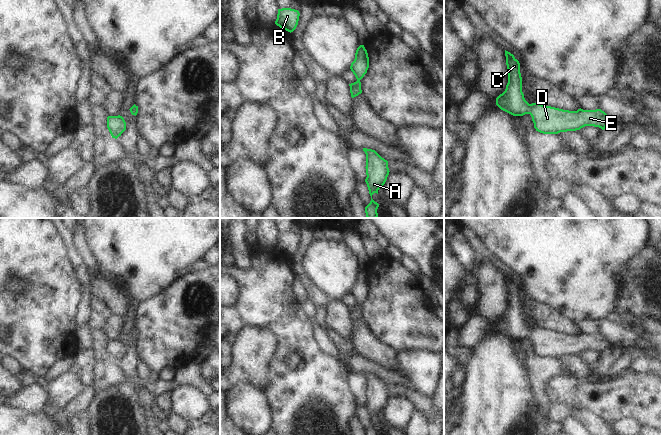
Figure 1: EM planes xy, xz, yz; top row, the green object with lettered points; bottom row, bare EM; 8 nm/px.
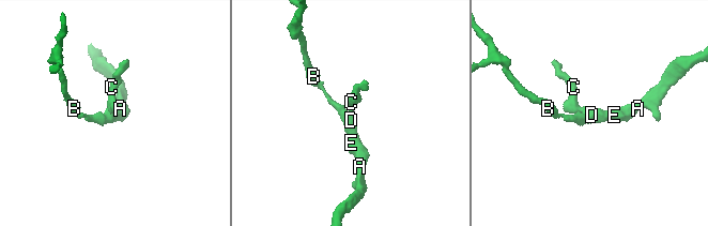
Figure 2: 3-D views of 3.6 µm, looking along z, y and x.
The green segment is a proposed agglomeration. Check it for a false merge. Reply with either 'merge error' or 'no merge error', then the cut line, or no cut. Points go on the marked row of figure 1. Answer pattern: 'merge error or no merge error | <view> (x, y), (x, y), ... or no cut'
no merge error | no cut

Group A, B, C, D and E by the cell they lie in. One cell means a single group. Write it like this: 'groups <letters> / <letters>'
groups A B C D E

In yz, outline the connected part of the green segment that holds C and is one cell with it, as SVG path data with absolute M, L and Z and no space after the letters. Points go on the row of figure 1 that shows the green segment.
M505 50L508 69L508 83L505 91L496 98L496 105L513 116L530 114L536 131L543 134L576 131L585 126L599 127L602 130L611 119L601 109L577 111L563 110L539 103L529 104L522 92L520 63L513 54Z

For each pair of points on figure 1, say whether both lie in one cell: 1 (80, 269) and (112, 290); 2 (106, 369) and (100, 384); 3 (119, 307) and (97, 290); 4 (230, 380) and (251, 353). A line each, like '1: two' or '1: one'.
1: two
2: one
3: one
4: one

